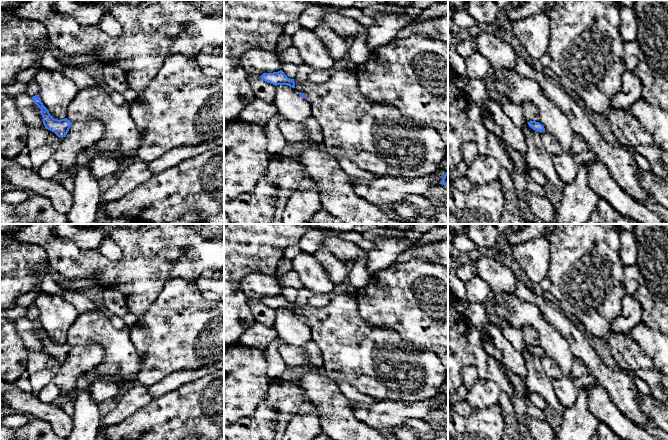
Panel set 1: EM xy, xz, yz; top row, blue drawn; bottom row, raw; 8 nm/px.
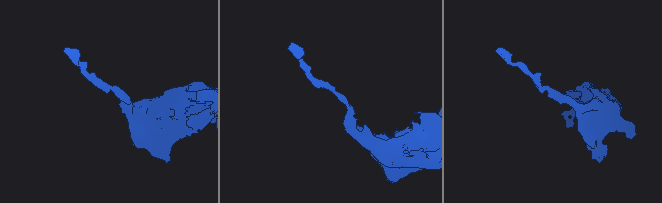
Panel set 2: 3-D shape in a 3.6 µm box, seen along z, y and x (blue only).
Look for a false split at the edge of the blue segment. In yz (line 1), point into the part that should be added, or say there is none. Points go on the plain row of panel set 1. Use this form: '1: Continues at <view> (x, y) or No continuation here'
1: No continuation here

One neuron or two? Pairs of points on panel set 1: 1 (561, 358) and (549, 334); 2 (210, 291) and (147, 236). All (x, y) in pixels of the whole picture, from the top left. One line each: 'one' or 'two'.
1: one
2: two

